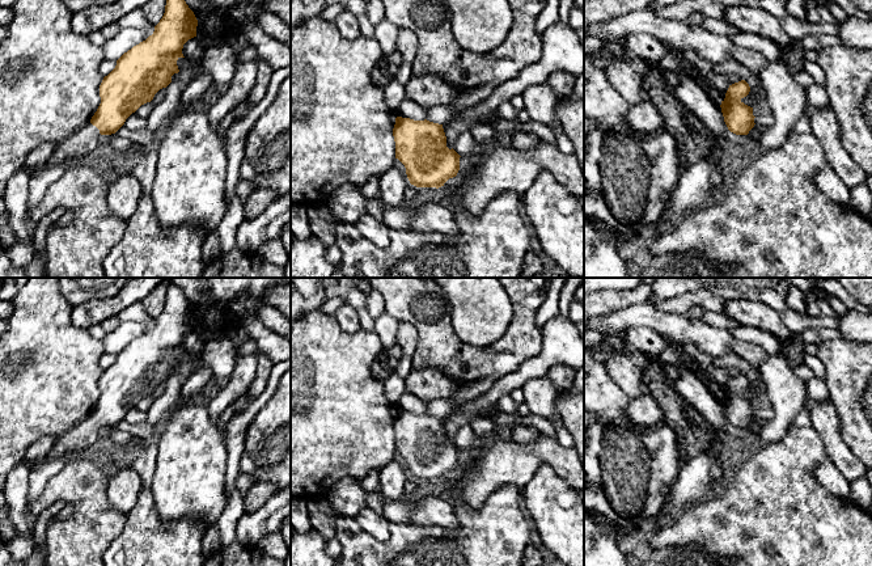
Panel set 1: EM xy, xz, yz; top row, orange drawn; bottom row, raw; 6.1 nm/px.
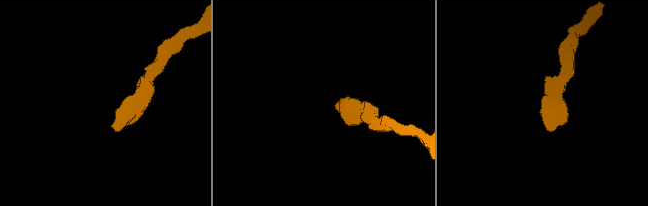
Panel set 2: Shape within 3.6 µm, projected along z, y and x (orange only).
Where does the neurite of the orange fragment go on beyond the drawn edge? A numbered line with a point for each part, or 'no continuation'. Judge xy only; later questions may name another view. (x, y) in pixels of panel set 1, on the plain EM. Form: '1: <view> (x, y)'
1: xy (84, 434)

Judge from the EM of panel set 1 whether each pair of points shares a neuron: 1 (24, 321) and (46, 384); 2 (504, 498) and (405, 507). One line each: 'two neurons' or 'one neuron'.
1: one neuron
2: two neurons

